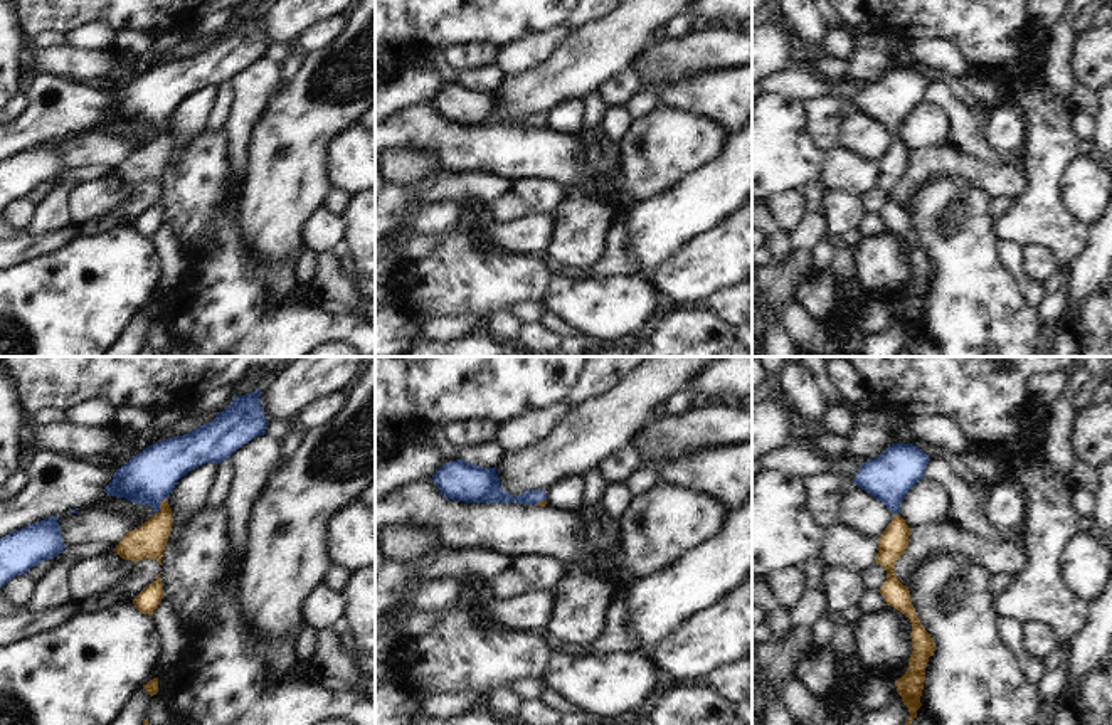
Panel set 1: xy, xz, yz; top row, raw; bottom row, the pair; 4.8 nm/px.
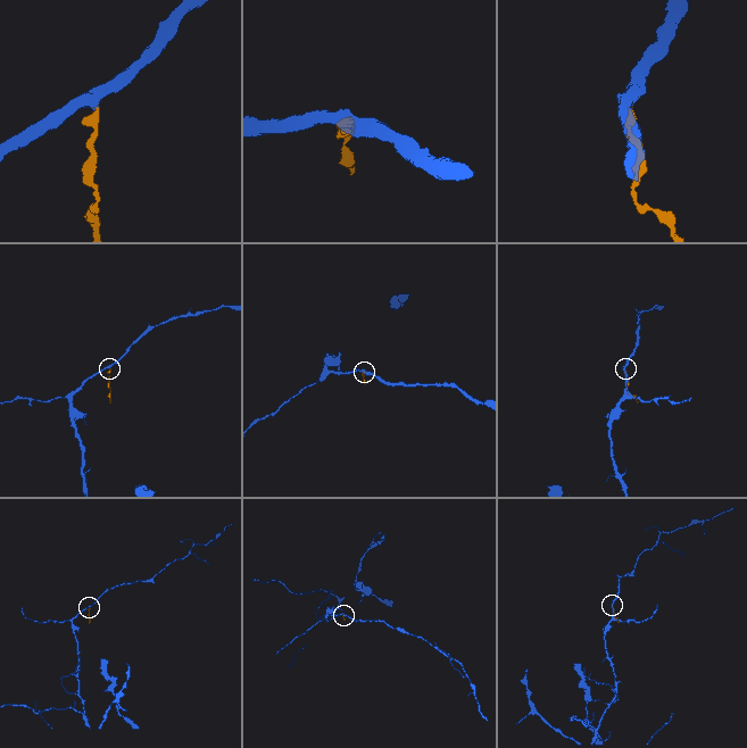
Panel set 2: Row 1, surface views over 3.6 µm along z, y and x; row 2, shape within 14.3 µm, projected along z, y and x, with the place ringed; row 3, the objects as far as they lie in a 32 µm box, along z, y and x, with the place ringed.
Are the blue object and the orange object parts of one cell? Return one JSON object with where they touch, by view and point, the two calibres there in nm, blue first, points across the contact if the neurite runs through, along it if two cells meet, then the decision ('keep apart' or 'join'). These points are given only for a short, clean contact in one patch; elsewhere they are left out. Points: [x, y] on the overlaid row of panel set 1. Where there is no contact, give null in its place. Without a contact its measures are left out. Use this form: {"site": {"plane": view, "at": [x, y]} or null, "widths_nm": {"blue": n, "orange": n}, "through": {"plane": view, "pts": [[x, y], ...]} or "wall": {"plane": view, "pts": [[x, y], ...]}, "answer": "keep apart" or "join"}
{"site": {"plane": "xy", "at": [158, 505]}, "widths_nm": {"blue": 260, "orange": 160}, "through": {"plane": "xy", "pts": [[148, 478], [158, 505], [158, 527], [148, 540]]}, "answer": "join"}

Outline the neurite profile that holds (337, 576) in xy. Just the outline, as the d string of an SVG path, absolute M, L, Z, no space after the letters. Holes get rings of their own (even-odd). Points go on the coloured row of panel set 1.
M330 564L323 584L333 590L342 590L347 579L348 579L348 572L343 567L336 564Z

